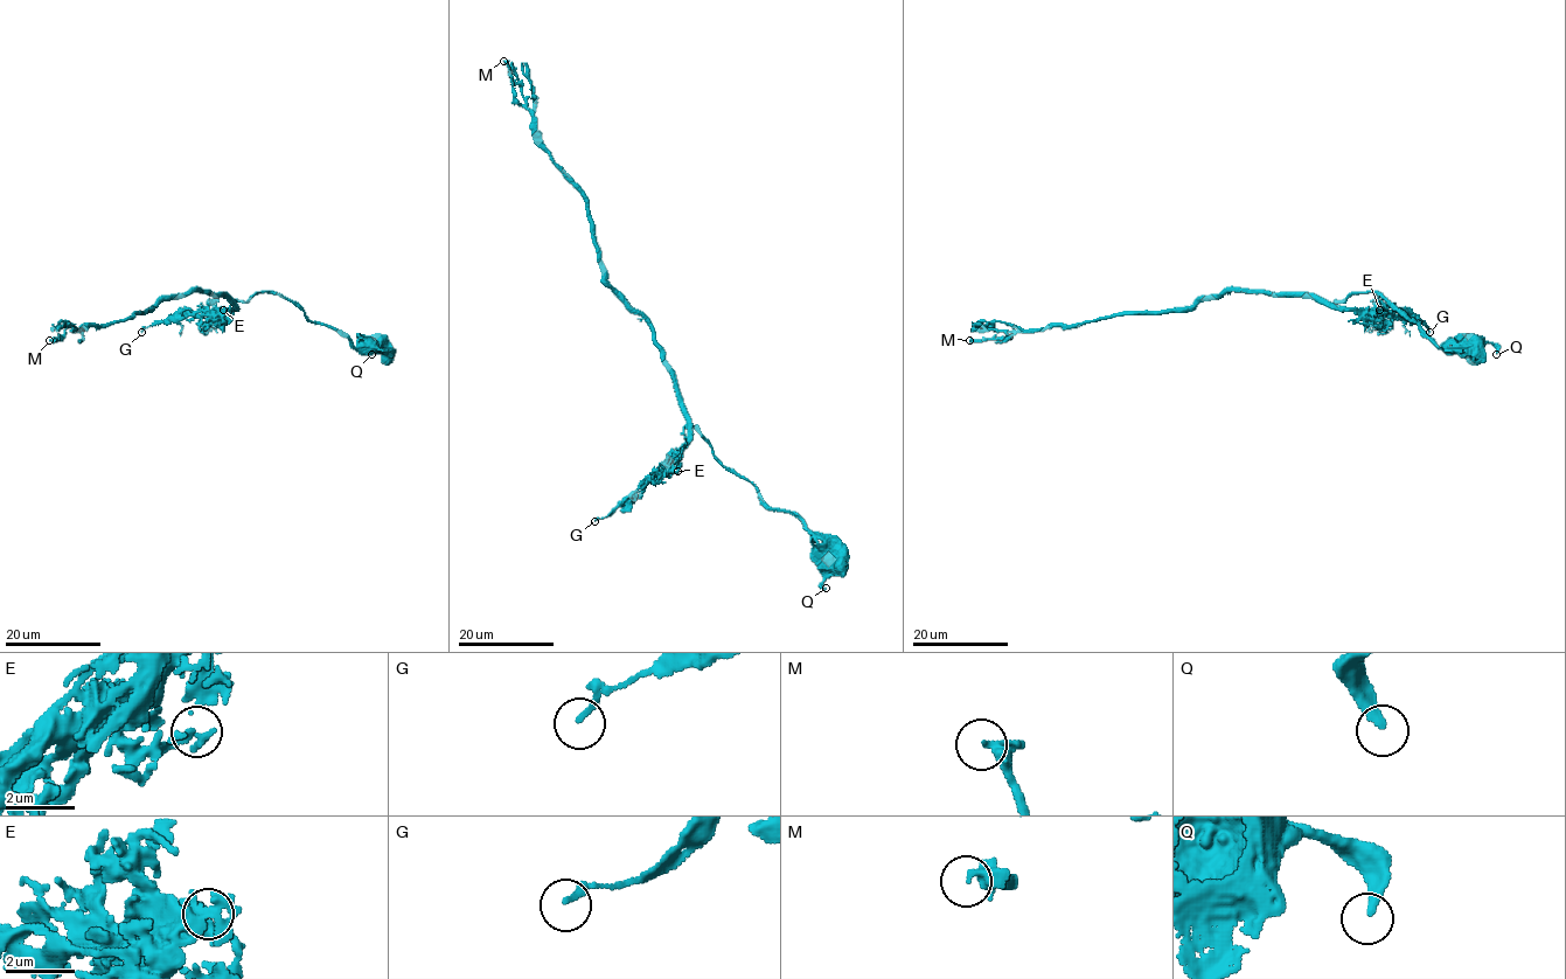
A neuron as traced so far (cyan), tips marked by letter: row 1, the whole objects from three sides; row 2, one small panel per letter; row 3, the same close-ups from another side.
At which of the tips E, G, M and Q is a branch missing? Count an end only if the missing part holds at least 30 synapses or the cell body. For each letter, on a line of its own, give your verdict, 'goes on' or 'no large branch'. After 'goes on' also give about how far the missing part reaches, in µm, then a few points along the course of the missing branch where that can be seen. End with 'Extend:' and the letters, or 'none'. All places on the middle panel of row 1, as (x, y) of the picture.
E: no large branch
G: no large branch
M: no large branch
Q: no large branch
Extend: none

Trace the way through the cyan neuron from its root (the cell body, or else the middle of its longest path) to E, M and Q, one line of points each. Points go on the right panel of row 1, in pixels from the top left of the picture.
E: (1478, 346), (1439, 347), (1382, 293), (1351, 292), (1335, 301), (1377, 314), (1379, 310)
M: (1478, 346), (1439, 347), (1372, 292), (1323, 303), (1225, 291), (1190, 307), (969, 340)
Q: (1478, 346), (1490, 342), (1496, 354)

